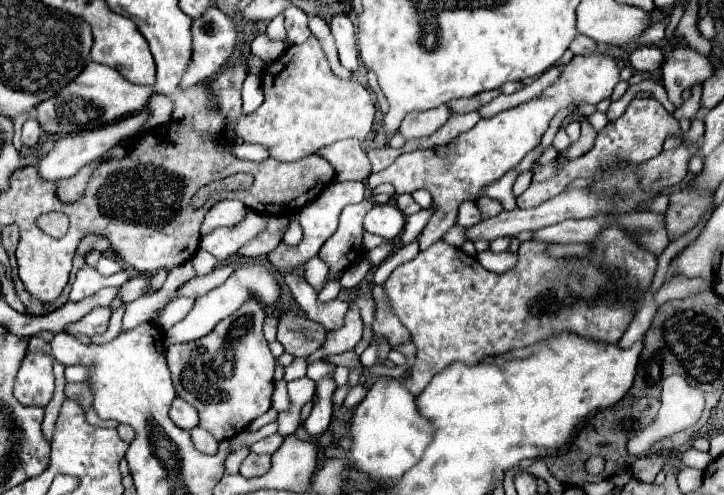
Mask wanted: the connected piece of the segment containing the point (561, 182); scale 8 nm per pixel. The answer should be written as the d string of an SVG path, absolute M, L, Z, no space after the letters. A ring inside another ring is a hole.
M634 98L630 102L630 106L626 108L626 112L614 120L614 122L608 122L596 136L596 142L592 146L590 152L574 158L574 160L566 160L558 166L556 174L550 178L550 180L544 180L544 182L532 182L528 186L528 190L524 194L520 194L516 198L516 204L520 208L532 208L532 206L538 206L554 196L558 196L574 178L592 178L596 172L598 172L598 166L602 166L604 162L608 162L610 158L626 158L634 164L642 164L642 162L648 162L650 158L658 156L662 152L662 144L666 140L666 136L680 136L680 126L676 122L676 118L672 114L668 114L664 110L664 106L654 100L654 98L646 98L646 100L640 100L640 98Z

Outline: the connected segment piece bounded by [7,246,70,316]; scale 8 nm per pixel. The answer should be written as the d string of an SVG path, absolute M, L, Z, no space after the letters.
M15 246L7 249L7 253L9 255L10 265L12 267L12 280L14 282L14 286L16 286L16 292L18 292L20 300L26 304L26 314L30 314L30 316L44 316L44 314L52 312L54 308L60 308L64 302L68 302L70 284L64 288L62 298L60 298L60 300L56 300L56 304L50 304L50 306L44 306L44 304L42 304L42 302L38 302L38 300L36 300L32 294L28 294L28 292L26 292L26 288L24 288L24 284L22 284L22 280L20 280L18 276L18 265L15 257L15 249Z

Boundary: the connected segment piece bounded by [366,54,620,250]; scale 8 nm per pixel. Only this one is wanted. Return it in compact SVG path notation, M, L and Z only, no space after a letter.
M606 54L574 56L572 62L564 68L560 80L554 86L550 86L542 96L526 104L520 104L516 108L504 110L492 118L482 118L472 130L460 134L448 146L402 154L382 172L370 174L366 184L374 190L378 184L390 182L398 195L404 192L412 193L421 188L432 194L436 210L428 226L422 230L418 238L420 250L426 250L440 240L442 232L448 232L448 228L456 224L456 206L460 206L462 200L476 200L486 184L504 176L530 150L534 150L540 144L542 134L546 132L552 116L558 110L568 106L598 104L612 96L612 90L618 82L620 82L620 68L612 56Z

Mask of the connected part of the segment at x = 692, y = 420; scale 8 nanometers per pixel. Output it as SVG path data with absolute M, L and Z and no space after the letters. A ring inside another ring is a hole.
M668 376L668 380L664 380L664 390L662 390L662 396L660 396L660 412L658 416L654 418L652 424L648 424L640 434L636 434L630 442L628 442L628 452L634 454L634 456L640 456L644 454L654 442L666 438L666 436L672 436L676 432L682 432L690 426L694 426L704 410L704 396L698 388L690 386L682 376Z

